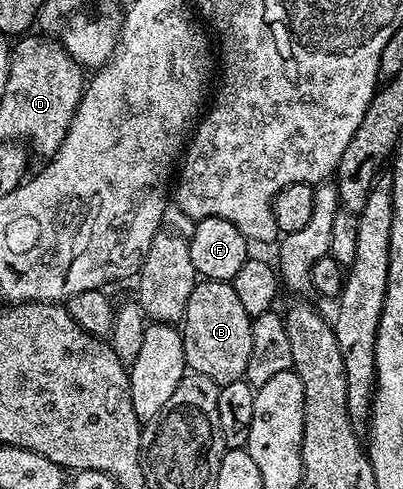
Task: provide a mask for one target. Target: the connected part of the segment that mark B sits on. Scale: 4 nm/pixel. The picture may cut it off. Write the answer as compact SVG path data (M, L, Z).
M198 281L179 326L186 367L194 374L207 376L218 387L244 379L247 360L251 360L252 327L253 319L243 312L232 282Z

